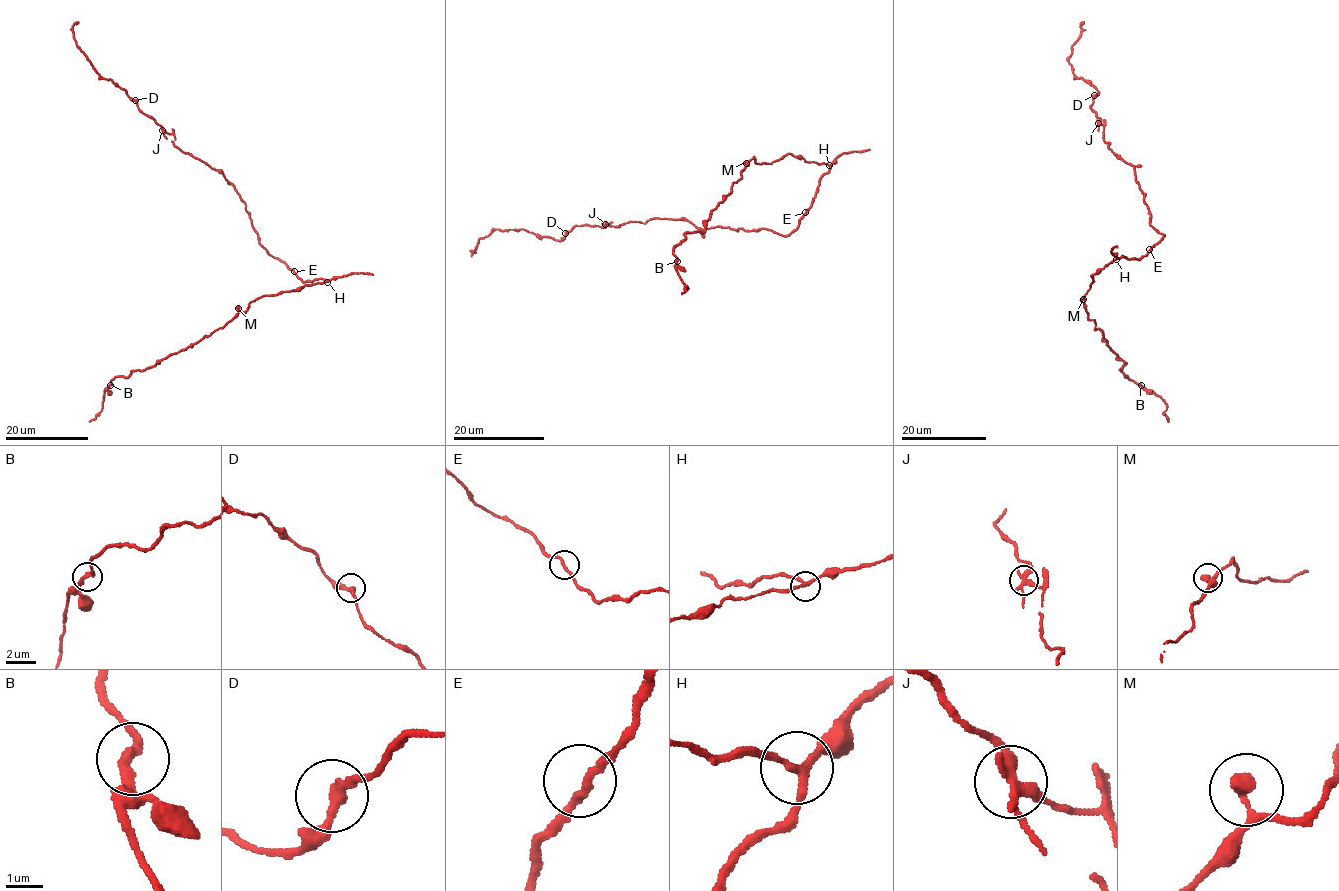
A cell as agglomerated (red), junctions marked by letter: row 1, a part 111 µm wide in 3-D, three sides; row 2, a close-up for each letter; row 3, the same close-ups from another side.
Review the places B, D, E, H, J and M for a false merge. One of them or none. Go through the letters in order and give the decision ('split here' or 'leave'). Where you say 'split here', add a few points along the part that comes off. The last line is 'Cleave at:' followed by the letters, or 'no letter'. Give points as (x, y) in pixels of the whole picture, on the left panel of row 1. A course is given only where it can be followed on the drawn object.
B: leave
D: leave
E: leave
H: leave
J: split here; course (163, 130), (171, 134), (175, 140)
M: leave
Cleave at: J

